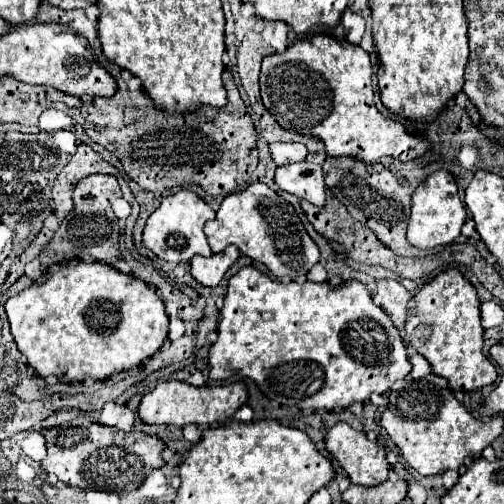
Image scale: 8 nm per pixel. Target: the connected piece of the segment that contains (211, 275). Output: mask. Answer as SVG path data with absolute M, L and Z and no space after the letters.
M229 245L223 253L215 253L211 257L195 255L191 259L191 275L207 287L217 287L227 273L227 269L237 261L239 249L235 245Z

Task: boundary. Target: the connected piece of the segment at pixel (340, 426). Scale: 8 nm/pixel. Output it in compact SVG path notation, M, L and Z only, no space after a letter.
M337 423L333 425L327 435L325 435L325 447L327 451L339 461L339 465L345 469L345 473L349 475L351 483L355 485L365 485L365 487L375 487L383 481L387 481L387 473L389 473L389 463L385 459L385 449L379 443L373 443L365 437L365 433L355 431L351 425L347 423Z

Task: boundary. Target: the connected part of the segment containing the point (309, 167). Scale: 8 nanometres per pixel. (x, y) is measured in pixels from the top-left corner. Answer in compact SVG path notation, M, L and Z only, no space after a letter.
M303 161L303 163L291 163L277 167L275 183L299 199L305 199L313 203L315 207L325 205L325 177L321 171L321 165Z

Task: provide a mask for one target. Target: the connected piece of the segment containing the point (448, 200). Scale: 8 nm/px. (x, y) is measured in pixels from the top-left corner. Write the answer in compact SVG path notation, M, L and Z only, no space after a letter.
M445 169L435 171L413 193L411 217L407 225L407 241L417 249L433 249L439 245L453 243L459 237L465 219L467 219L467 211L463 207L463 201L457 195L457 183L453 175Z

